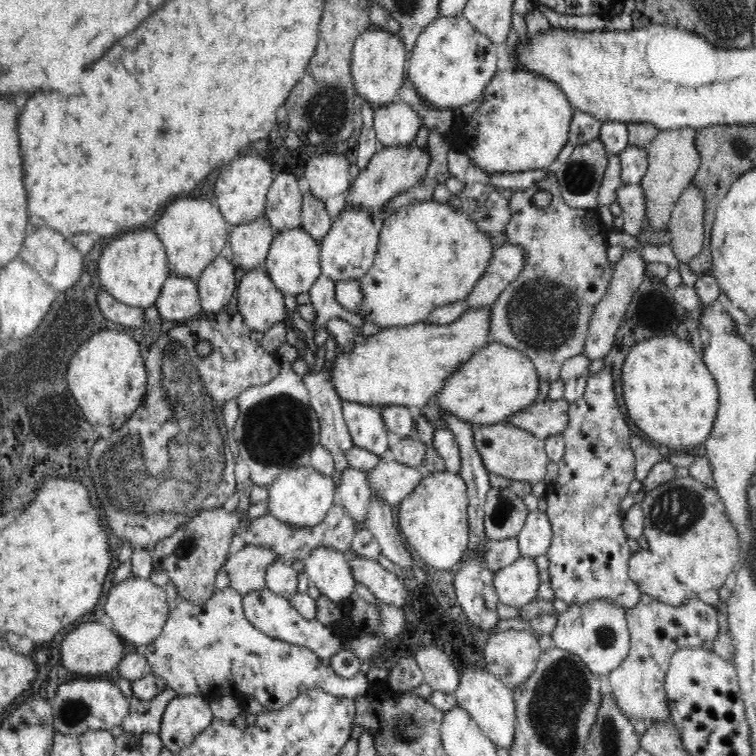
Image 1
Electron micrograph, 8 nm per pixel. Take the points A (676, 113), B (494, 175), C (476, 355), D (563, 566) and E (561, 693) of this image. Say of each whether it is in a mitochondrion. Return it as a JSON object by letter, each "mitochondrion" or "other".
{"A":"other","B":"other","C":"other","D":"other","E":"mitochondrion"}

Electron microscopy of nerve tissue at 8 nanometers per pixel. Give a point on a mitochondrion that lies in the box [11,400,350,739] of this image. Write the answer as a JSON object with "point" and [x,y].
{"point":[73,712]}

